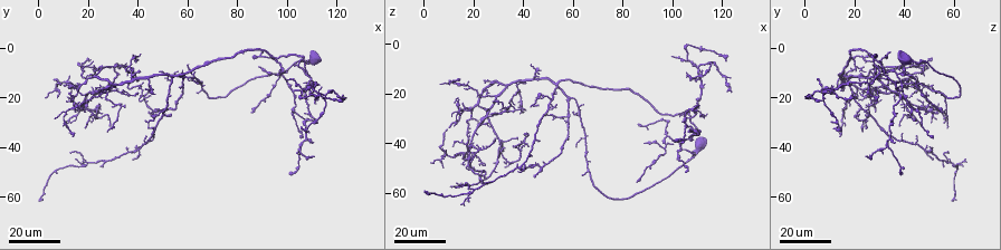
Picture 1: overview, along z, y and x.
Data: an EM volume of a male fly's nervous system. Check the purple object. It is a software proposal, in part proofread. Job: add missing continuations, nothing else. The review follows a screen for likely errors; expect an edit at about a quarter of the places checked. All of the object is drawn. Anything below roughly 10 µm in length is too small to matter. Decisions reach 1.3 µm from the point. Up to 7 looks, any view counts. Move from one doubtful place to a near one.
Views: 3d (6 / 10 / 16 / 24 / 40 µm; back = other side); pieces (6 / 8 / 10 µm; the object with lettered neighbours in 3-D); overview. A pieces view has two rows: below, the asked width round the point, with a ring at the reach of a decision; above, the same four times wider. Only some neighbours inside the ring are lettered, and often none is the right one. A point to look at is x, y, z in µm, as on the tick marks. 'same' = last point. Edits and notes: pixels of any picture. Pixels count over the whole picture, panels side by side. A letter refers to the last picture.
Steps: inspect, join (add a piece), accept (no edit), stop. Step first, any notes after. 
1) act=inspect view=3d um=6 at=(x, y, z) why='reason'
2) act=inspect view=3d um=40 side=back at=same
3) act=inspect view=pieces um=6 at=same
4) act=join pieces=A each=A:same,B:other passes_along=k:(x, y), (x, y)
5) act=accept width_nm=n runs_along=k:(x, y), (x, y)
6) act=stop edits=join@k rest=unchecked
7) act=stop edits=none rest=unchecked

act=inspect view=3d um=16 at=(18, 33, 47) why='free end'

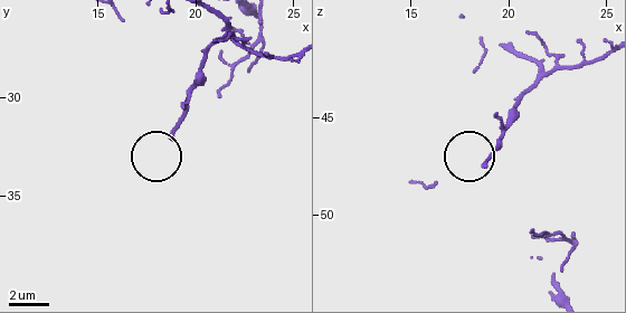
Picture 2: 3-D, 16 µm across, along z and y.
act=inspect view=3d um=10 at=(18.9, 32.1, 47.5)

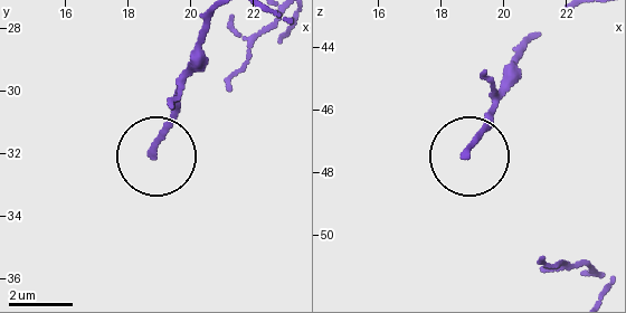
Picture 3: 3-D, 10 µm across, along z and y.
act=inspect view=pieces um=10 at=(18.8, 32.0, 47.4)

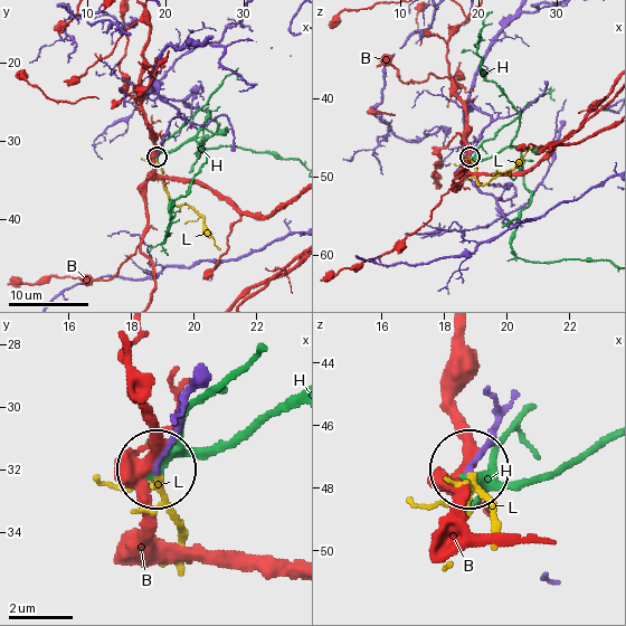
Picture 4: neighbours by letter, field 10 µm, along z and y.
act=join pieces=L each=B:other,H:other,L:same passes_along=4:(510, 411), (470, 473), (491, 508), (493, 540) found='it goes on there'

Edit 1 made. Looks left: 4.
act=inspect view=overview

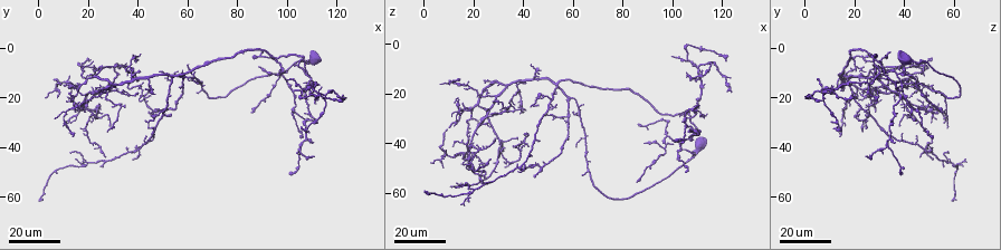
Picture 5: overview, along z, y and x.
act=inspect view=3d um=16 at=(14, 26, 29) why='an open end'

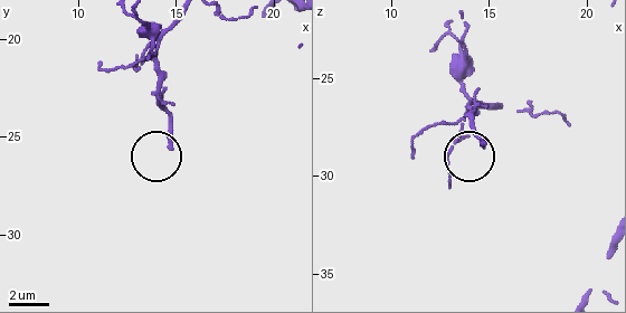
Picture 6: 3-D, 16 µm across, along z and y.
act=inspect view=pieces um=10 at=(14.7, 25.6, 28.3)

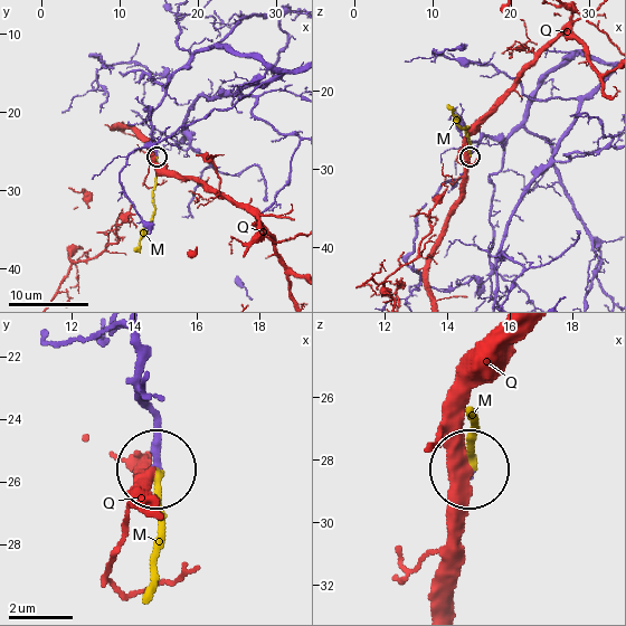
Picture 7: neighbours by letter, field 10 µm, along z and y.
act=join pieces=M width_nm=220 each=M:same,Q:other passes_along=7:(133, 388), (157, 425), (151, 594) found='it goes on there'

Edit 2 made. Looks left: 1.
act=stop edits=join@4,join@7 rest=unchecked

